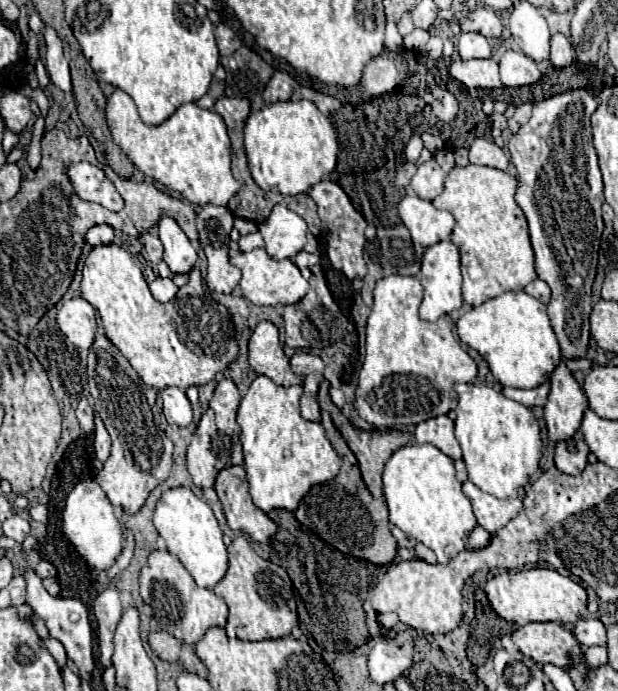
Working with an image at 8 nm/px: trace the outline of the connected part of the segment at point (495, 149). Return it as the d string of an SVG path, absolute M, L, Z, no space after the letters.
M476 139L470 145L470 163L474 163L474 165L486 165L486 167L494 167L494 169L506 171L508 157L506 157L504 149L500 149L494 141Z

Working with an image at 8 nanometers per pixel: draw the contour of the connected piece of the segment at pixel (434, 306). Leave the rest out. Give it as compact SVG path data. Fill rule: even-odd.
M440 241L426 249L422 259L422 269L418 273L424 285L424 301L420 305L420 317L426 321L436 321L438 317L452 313L462 307L462 275L460 275L460 253L452 241Z

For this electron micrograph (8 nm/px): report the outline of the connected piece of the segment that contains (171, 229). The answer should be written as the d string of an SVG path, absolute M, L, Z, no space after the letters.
M162 217L158 223L160 241L164 243L164 261L174 273L190 273L196 265L196 249L178 227L178 223L170 217Z

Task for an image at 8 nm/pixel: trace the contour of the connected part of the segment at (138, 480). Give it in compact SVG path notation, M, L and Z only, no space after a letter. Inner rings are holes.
M98 335L90 347L88 385L94 409L112 437L112 455L96 479L112 505L122 505L124 511L136 513L148 493L170 475L172 441L154 425L150 405L144 397L144 383L138 373L106 335Z

